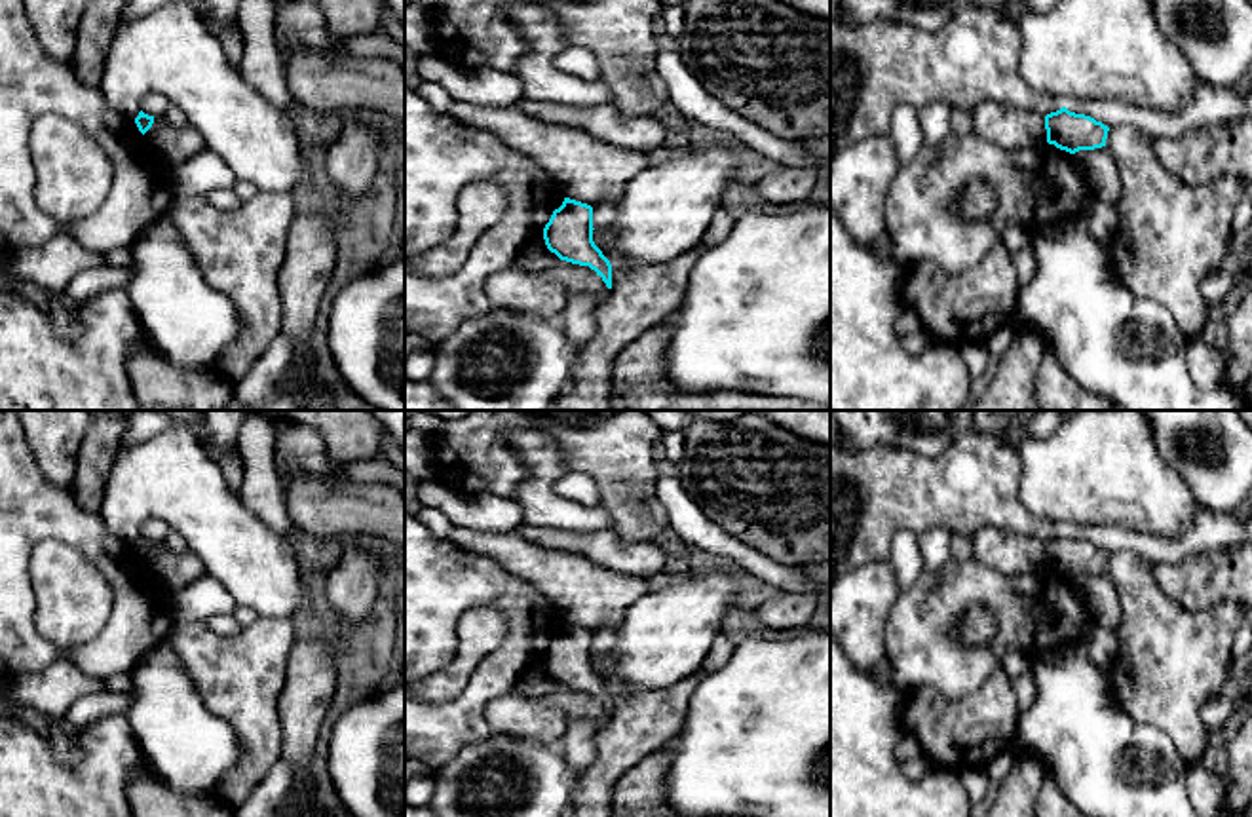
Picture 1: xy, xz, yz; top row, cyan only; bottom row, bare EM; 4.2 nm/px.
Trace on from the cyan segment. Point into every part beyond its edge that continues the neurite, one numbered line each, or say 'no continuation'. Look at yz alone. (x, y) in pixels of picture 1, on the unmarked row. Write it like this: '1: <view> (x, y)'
no continuation

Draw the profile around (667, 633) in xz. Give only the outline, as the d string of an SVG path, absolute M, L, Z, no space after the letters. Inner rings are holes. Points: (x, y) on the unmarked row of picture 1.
M735 568L692 572L686 581L648 591L625 610L616 640L604 654L610 663L600 669L610 690L627 694L663 690L703 669L712 640L731 627L733 618L750 602L756 587Z

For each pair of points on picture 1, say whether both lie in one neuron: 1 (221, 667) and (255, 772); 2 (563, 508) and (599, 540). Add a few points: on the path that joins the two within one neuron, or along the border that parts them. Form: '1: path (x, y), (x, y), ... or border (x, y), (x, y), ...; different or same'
1: path (246, 694), (255, 717), (255, 745); same
2: border (544, 527), (607, 529); different

